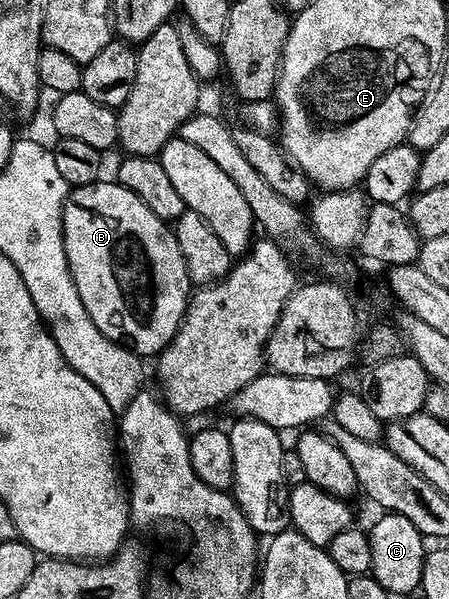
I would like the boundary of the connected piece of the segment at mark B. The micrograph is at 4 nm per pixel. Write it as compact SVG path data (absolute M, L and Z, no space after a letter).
M98 180L86 186L75 186L63 208L63 244L79 288L79 300L87 308L87 316L95 320L95 328L111 340L138 356L156 356L168 348L189 306L191 283L183 252L174 227L164 222L135 192L123 188L115 180Z

